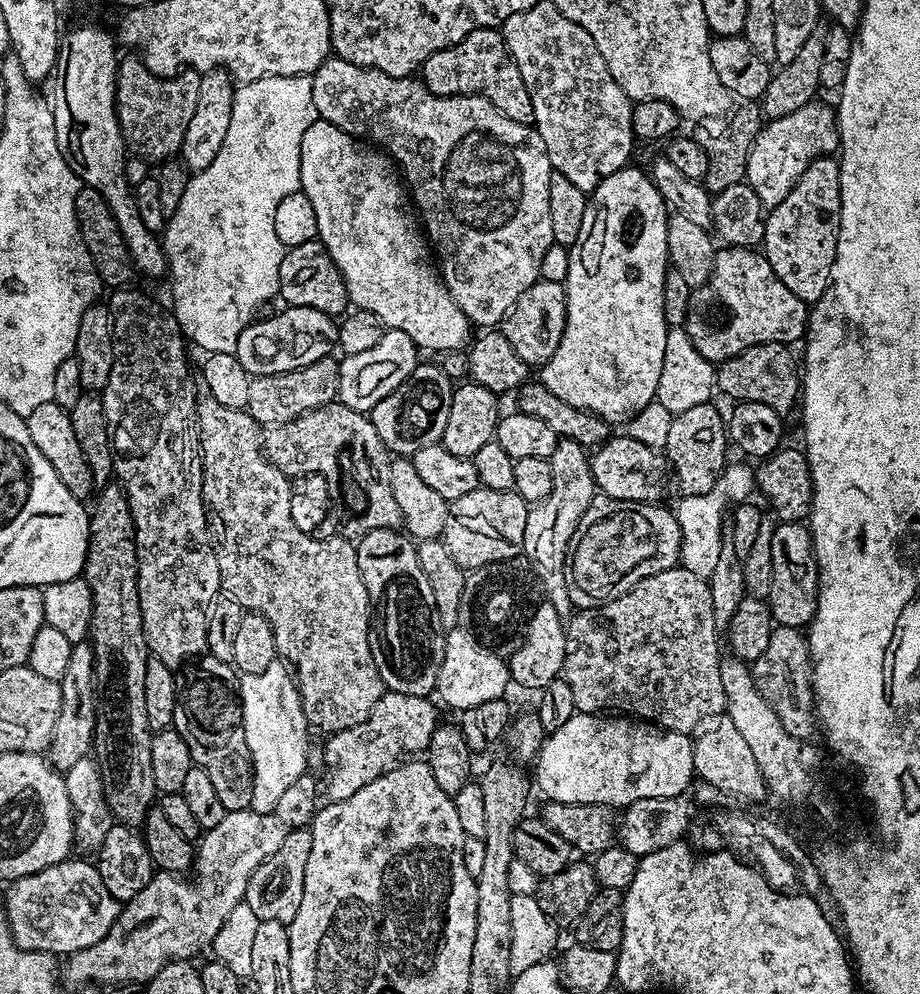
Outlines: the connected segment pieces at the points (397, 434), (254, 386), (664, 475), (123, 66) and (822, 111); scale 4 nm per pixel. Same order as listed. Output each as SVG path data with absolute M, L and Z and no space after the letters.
M420 362L393 392L386 394L382 402L372 407L372 425L374 430L378 430L378 438L382 438L389 453L400 458L410 458L422 450L422 446L434 446L443 441L453 387L453 377L447 376L435 362Z
M329 354L298 372L283 372L269 376L253 376L250 382L250 398L246 411L261 426L285 424L296 420L303 412L324 408L337 399L340 390L340 365L337 357Z
M627 434L609 435L608 439L591 453L593 482L603 495L615 500L655 504L663 501L670 484L670 465L663 451L643 445Z
M132 56L123 57L116 70L116 113L124 143L137 157L163 162L175 157L184 145L186 126L198 106L201 73L181 70L175 76L156 76L143 59Z
M822 100L812 101L791 114L761 125L748 152L745 183L751 186L765 209L776 208L813 161L822 155L833 155L839 145L835 109L830 104L822 103Z

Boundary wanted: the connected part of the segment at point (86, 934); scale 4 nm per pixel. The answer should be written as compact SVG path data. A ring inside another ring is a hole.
M69 858L54 866L46 866L38 870L38 874L26 874L5 887L8 889L4 892L2 910L8 919L14 942L22 950L46 952L57 958L67 958L73 952L86 950L102 942L110 926L114 926L114 922L120 917L121 901L116 900L110 890L106 890L106 882L102 882L99 867L95 863L87 864L84 860L76 859Z

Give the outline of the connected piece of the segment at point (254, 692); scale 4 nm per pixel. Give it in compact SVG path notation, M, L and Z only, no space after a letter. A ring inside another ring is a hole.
M277 662L262 674L244 676L238 684L240 715L246 746L252 755L252 806L258 814L275 813L282 793L309 771L310 725L300 697L300 687L289 665Z

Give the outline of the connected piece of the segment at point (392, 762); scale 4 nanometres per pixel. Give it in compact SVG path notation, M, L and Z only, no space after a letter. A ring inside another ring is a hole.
M385 691L378 698L374 710L370 710L366 722L331 733L327 737L328 745L324 748L324 764L328 767L327 799L335 802L350 798L350 794L358 794L362 786L366 786L389 768L396 767L405 758L423 753L438 723L437 705L432 705L432 702L426 696Z

